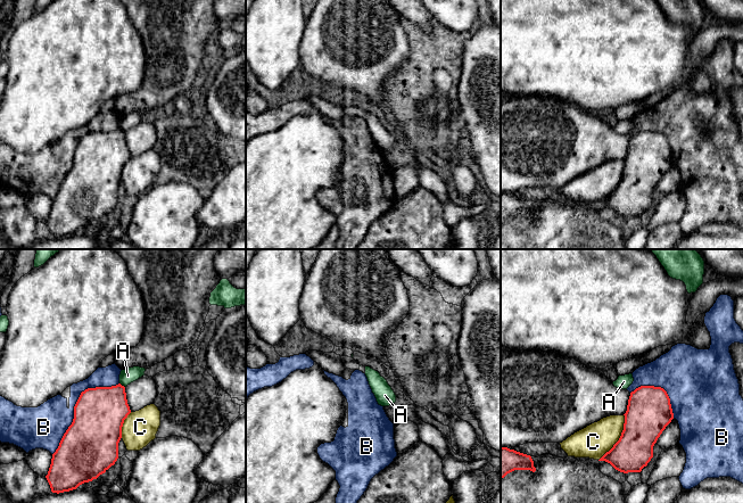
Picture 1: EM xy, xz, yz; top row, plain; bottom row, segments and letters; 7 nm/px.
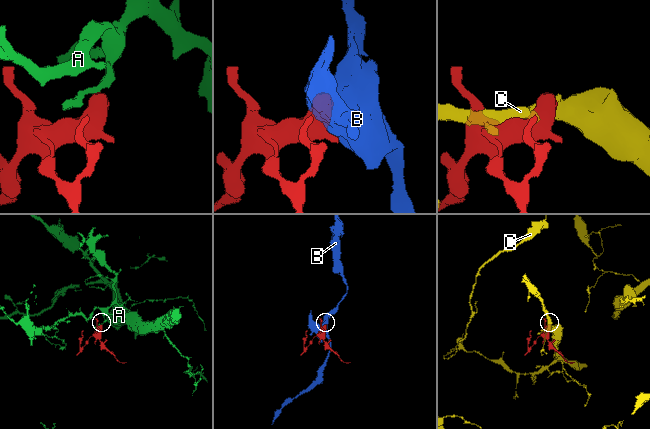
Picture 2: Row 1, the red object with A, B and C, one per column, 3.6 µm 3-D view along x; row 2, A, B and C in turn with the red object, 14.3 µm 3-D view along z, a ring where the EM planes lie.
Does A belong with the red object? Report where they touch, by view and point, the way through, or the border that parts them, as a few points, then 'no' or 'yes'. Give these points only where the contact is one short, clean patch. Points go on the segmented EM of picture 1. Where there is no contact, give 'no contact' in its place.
xy (121, 385) | along xy (120, 382), (124, 387) | no

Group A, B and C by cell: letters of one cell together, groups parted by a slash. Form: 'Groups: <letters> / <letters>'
Groups: A / B / C

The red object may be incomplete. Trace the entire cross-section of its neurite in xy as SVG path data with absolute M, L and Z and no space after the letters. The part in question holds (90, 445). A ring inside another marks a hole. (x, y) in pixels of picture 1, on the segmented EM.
M121 384L81 393L73 422L52 454L46 476L52 493L76 489L115 464L122 427L130 413L125 387Z

